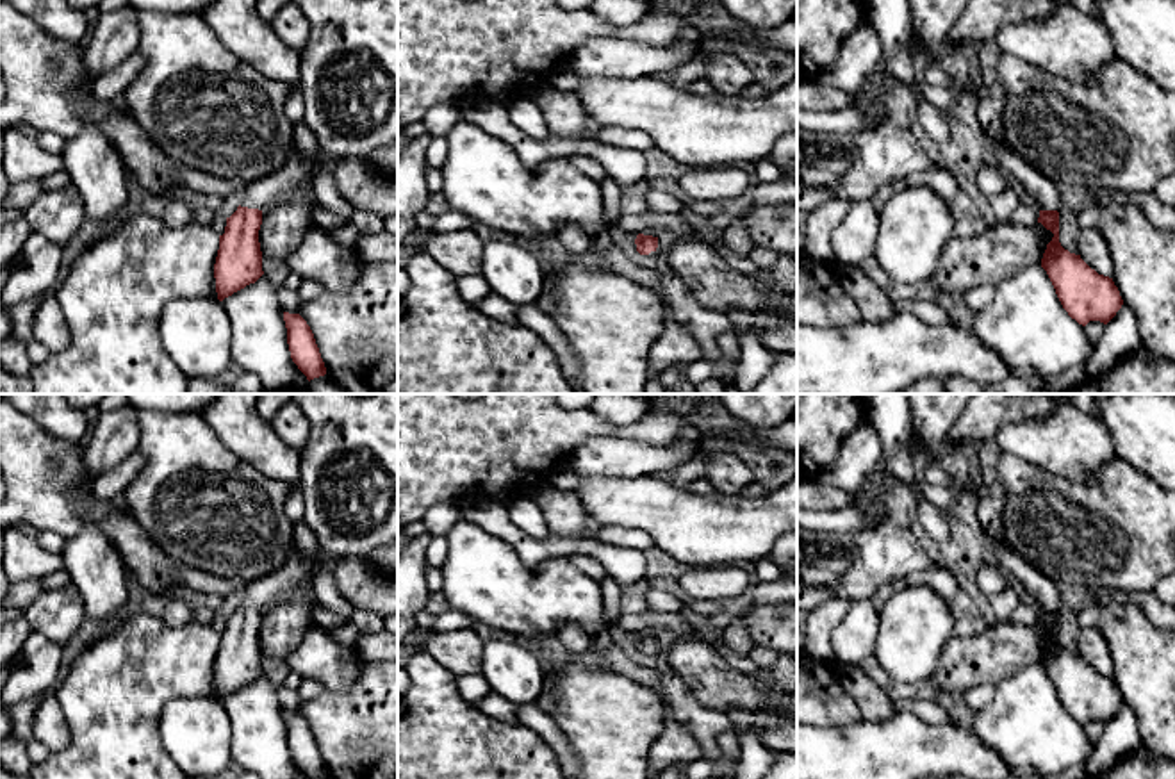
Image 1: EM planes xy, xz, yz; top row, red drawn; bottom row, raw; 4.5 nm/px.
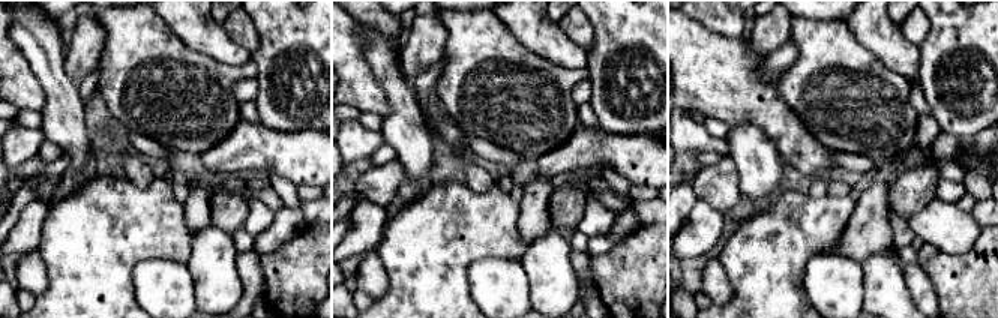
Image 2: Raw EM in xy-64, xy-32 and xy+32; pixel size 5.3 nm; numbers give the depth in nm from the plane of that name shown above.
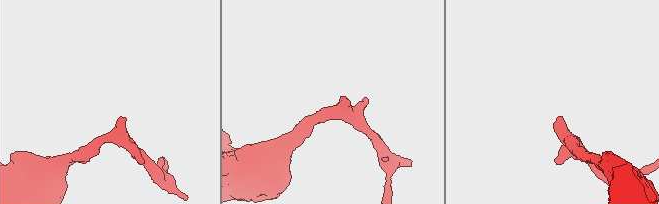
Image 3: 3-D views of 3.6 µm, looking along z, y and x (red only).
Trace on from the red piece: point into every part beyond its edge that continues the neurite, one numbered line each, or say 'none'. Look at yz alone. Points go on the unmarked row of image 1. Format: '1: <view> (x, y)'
1: yz (1035, 582)

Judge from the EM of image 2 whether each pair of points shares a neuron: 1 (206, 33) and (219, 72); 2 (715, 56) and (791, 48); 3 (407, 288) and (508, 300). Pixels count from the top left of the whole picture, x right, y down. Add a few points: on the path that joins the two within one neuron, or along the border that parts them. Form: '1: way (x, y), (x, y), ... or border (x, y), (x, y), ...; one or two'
1: border (206, 54), (233, 65), (243, 65), (249, 60); two
2: border (758, 69), (761, 77), (781, 74); two
3: border (474, 261), (467, 272), (468, 293), (473, 302); two

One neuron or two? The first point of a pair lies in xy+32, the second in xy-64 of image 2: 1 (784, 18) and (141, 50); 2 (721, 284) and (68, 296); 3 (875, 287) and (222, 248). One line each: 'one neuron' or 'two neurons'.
1: two neurons
2: two neurons
3: one neuron

